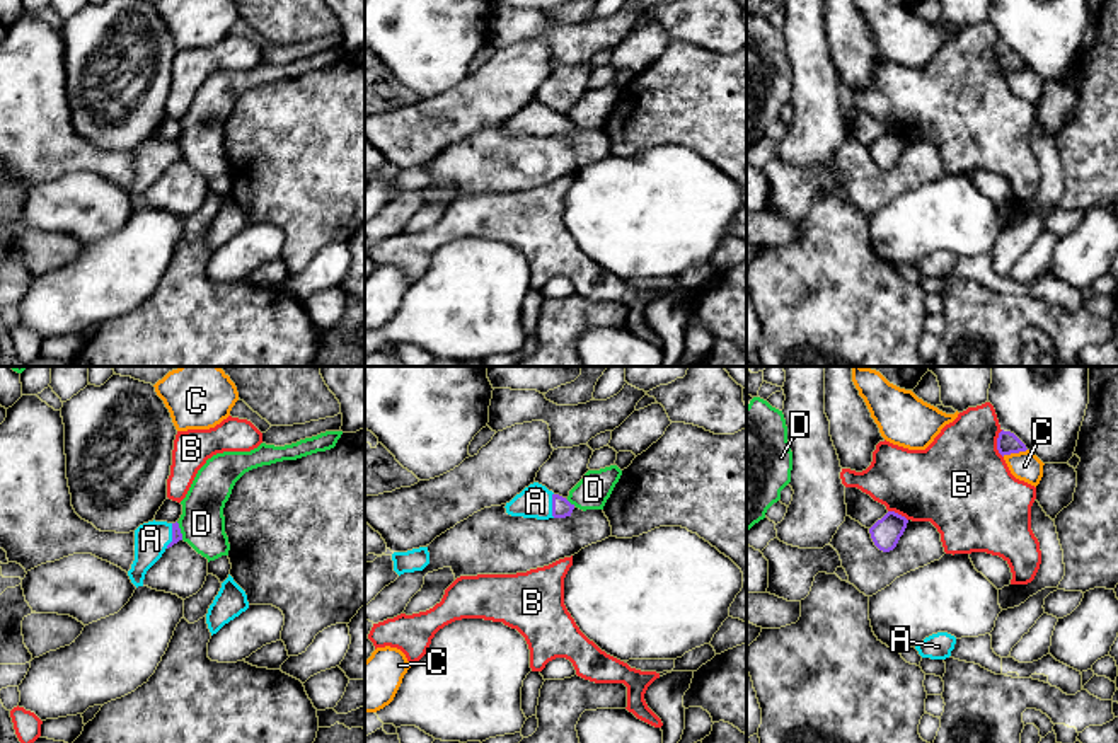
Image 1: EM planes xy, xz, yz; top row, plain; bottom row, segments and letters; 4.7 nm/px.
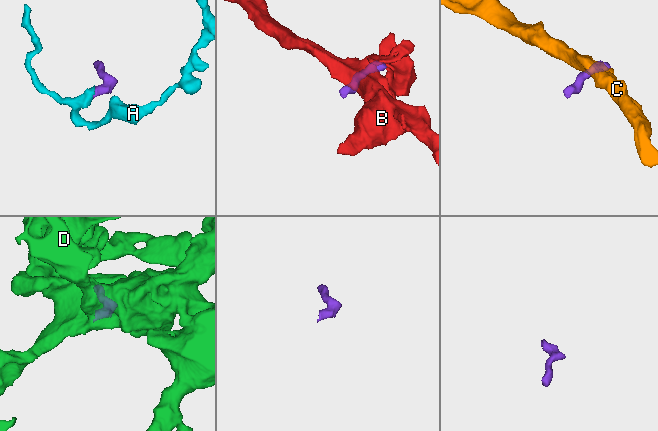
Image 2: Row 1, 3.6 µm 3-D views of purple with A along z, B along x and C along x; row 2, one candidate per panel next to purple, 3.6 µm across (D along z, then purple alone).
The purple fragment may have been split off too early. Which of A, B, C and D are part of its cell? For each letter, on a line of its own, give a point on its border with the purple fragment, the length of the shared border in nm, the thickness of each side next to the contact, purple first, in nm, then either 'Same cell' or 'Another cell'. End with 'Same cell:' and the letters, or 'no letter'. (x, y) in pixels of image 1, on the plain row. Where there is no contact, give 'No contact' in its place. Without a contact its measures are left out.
A: Touches purple at xy (172, 154). Shared border 120 nm. Thickness 50 nm (purple) against 160 nm. Same cell
B: Touches purple at yz (997, 62). Shared border 140 nm. Thickness 100 nm (purple) against 460 nm. Another cell
C: Touches purple at yz (1014, 70). Shared border 120 nm. Thickness 100 nm (purple) against 140 nm. Another cell
D: Touches purple at xy (179, 149). Shared border 90 nm. Thickness 50 nm (purple) against 220 nm. Another cell
Same cell: A

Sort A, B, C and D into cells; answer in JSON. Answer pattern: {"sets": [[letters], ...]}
{"sets": [["A"], ["B"], ["C"], ["D"]]}

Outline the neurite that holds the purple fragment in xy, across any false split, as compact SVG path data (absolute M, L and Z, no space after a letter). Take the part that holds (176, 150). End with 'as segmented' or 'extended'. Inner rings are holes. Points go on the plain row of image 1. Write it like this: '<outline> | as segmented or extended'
M148 140L135 148L135 179L128 194L138 206L143 204L147 189L162 176L162 172L182 158L179 141Z | extended

